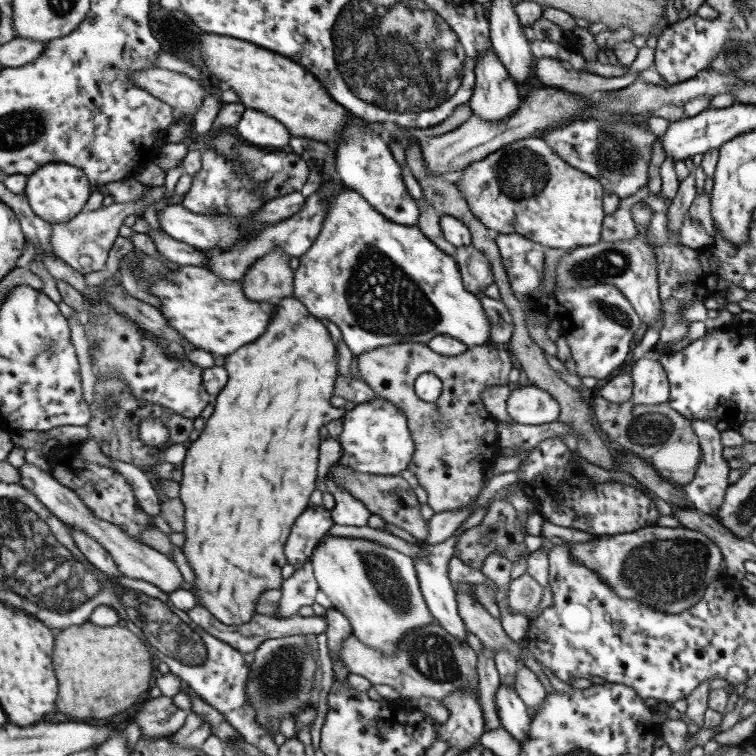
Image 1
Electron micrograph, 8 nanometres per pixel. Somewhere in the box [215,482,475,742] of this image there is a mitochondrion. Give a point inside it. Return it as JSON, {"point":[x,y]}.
{"point":[279,678]}

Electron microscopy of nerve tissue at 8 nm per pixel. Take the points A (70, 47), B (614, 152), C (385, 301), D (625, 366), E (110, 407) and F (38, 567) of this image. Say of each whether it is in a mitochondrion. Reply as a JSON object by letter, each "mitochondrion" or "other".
{"A":"other","B":"mitochondrion","C":"mitochondrion","D":"other","E":"mitochondrion","F":"mitochondrion"}

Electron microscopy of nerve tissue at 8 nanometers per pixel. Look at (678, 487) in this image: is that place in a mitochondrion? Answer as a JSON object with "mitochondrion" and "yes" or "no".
{"mitochondrion":"no"}

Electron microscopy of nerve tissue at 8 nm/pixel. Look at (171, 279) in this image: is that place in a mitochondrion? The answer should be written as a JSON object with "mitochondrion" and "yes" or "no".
{"mitochondrion":"yes"}

